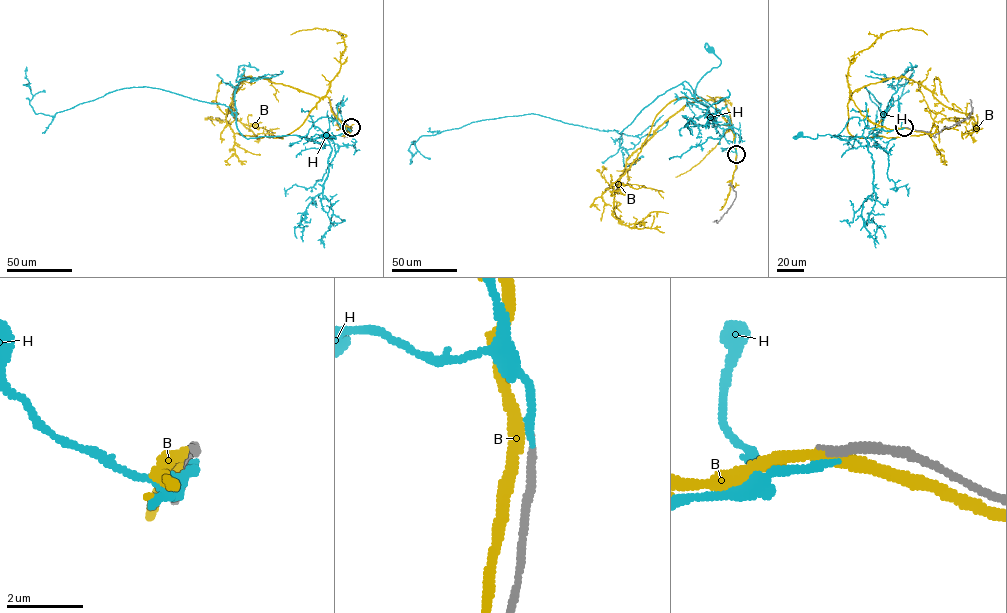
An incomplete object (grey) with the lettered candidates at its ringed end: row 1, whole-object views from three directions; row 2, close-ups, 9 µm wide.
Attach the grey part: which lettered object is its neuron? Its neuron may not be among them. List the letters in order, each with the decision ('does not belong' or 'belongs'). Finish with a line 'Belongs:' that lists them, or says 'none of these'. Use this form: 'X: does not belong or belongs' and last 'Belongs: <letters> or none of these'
B: does not belong
H: does not belong
Belongs: none of these

